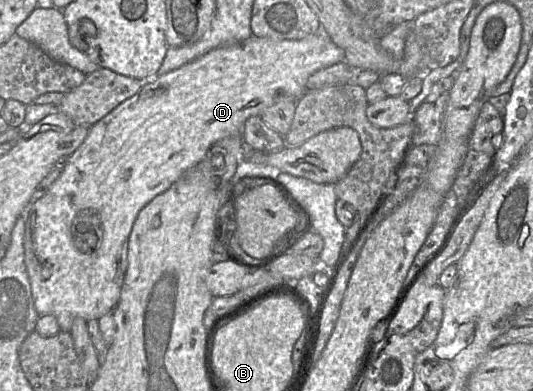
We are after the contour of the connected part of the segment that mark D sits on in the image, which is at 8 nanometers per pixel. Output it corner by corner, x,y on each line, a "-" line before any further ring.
320,31
302,39
272,39
251,35
248,39
233,45
222,46
210,50
192,62
157,76
146,82
131,98
125,100
101,120
93,124
83,143
69,157
64,160
60,176
49,187
44,196
33,205
26,220
24,234
25,265
29,276
34,306
40,316
52,314
56,317
60,330
70,332
73,320
76,317
86,321
99,319
116,306
119,301
122,284
128,266
128,241
134,222
139,212
157,195
165,192
190,167
200,162
216,141
234,134
242,134
245,121
272,105
280,94
299,99
306,92
309,77
316,71
345,60
343,49
337,46
331,38

